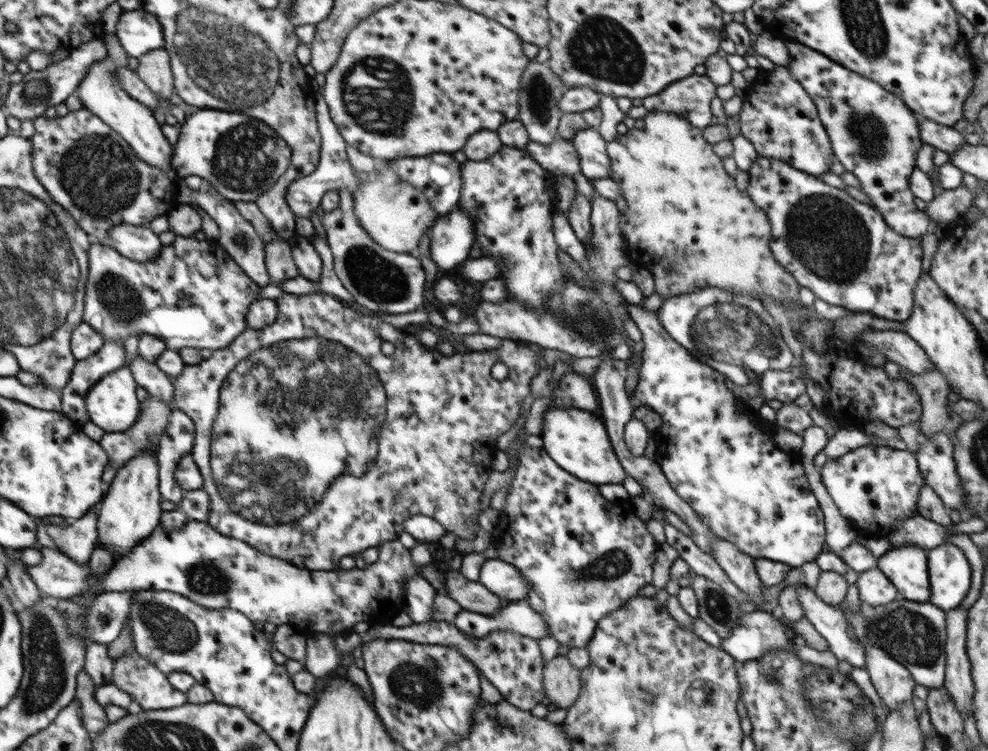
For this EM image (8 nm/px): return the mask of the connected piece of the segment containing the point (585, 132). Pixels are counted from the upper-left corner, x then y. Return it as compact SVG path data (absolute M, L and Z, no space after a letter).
M586 127L571 138L579 154L581 173L589 179L608 178L611 160L607 153L607 142L596 128Z

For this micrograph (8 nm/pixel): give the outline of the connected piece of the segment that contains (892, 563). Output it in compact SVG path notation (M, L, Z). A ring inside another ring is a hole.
M914 545L890 548L878 558L877 568L894 584L899 597L929 603L931 590L926 550Z

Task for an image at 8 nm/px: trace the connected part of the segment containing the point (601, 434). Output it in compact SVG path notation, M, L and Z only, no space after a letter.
M552 407L545 411L541 432L543 449L564 469L577 479L597 484L622 484L627 477L626 471L611 445L605 422L599 413L574 407Z

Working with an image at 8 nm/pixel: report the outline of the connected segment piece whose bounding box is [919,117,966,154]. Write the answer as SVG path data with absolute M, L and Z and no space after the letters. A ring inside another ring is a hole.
M919 117L920 138L924 143L950 154L966 143L962 133L953 127L942 126L933 120Z

